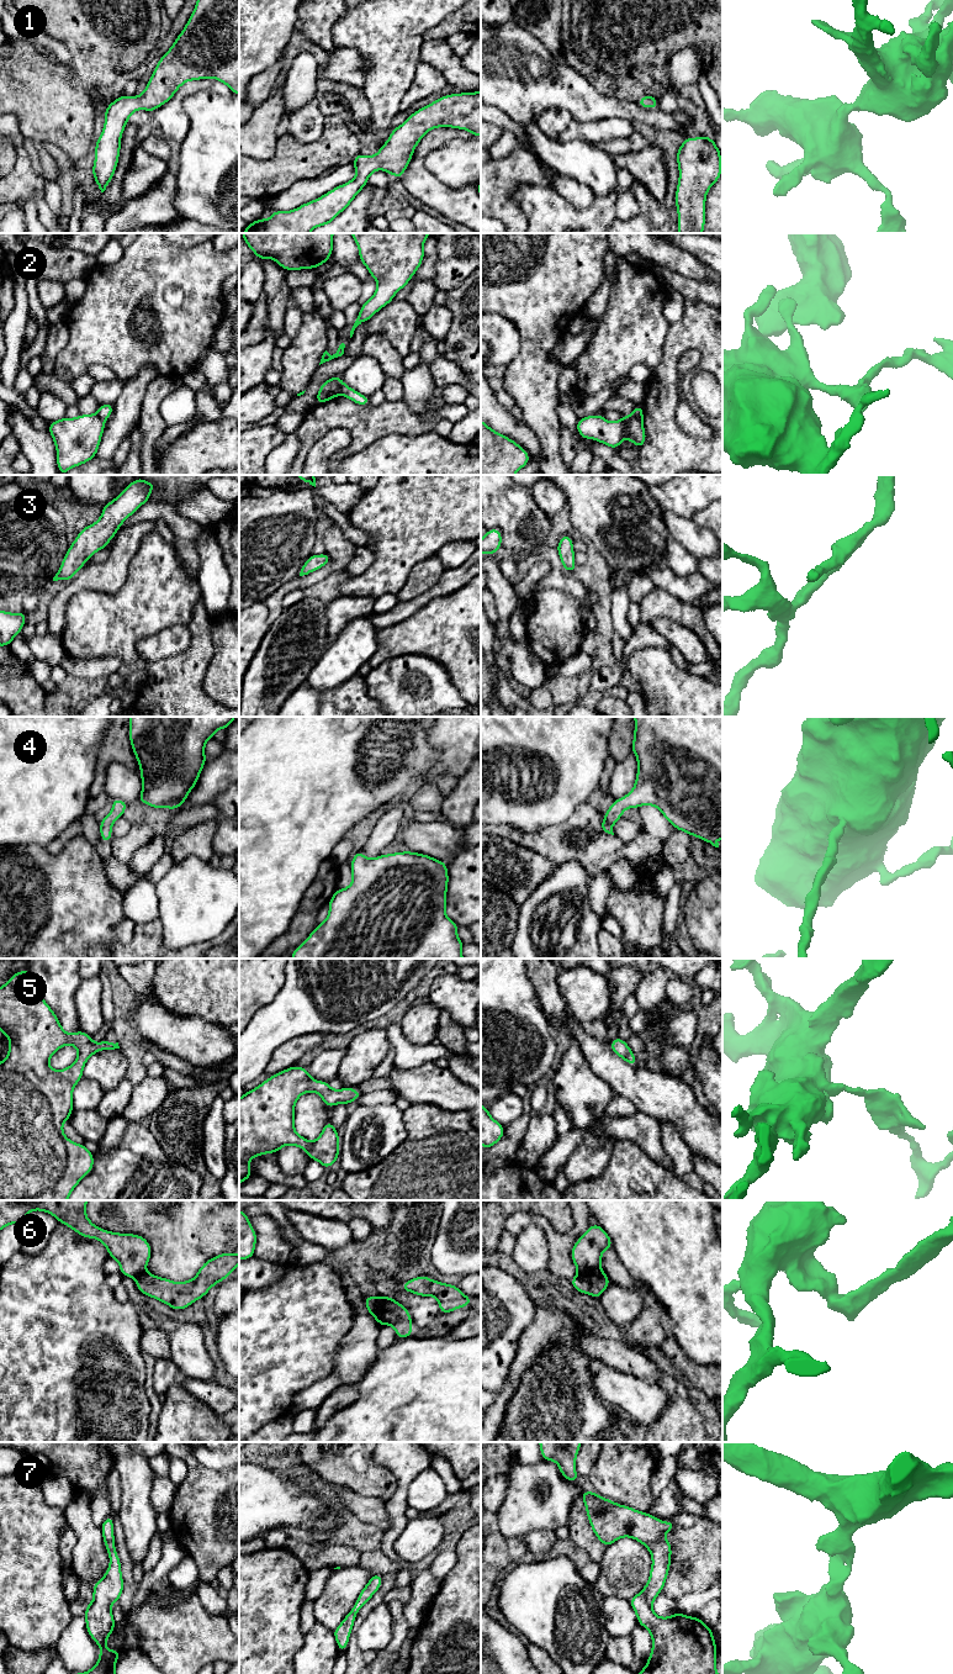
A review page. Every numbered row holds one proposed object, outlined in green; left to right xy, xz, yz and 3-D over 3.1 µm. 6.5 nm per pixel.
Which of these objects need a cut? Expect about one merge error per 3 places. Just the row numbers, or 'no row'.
2, 6

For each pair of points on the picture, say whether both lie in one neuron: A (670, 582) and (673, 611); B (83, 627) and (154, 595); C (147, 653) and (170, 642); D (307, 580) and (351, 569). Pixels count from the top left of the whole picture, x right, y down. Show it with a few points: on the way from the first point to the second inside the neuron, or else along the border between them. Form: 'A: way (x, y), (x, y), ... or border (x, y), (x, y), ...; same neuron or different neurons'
A: border (656, 584), (660, 584), (677, 598), (695, 606); different neurons
B: way (100, 624), (116, 622), (137, 608); same neuron
C: way (153, 649), (164, 644); same neuron
D: border (358, 547), (354, 556), (342, 570); different neurons

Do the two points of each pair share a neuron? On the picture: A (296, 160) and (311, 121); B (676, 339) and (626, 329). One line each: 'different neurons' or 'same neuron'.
A: different neurons
B: different neurons

